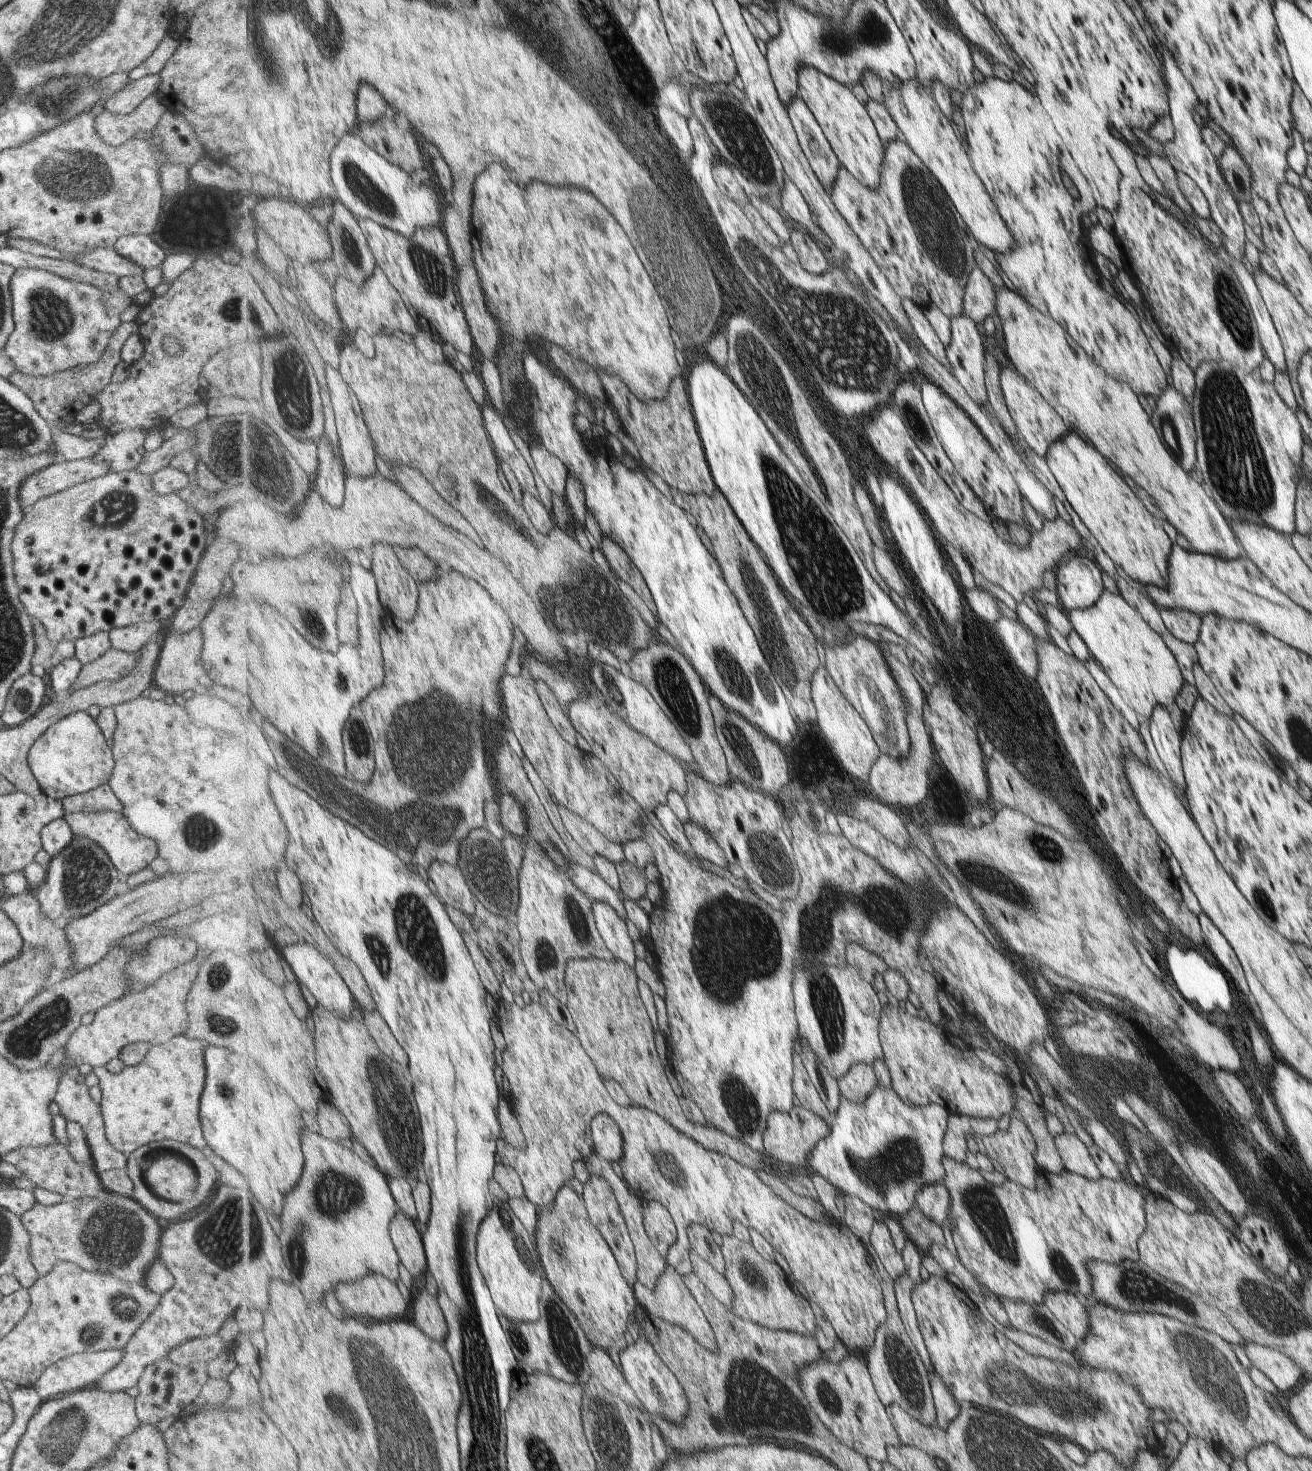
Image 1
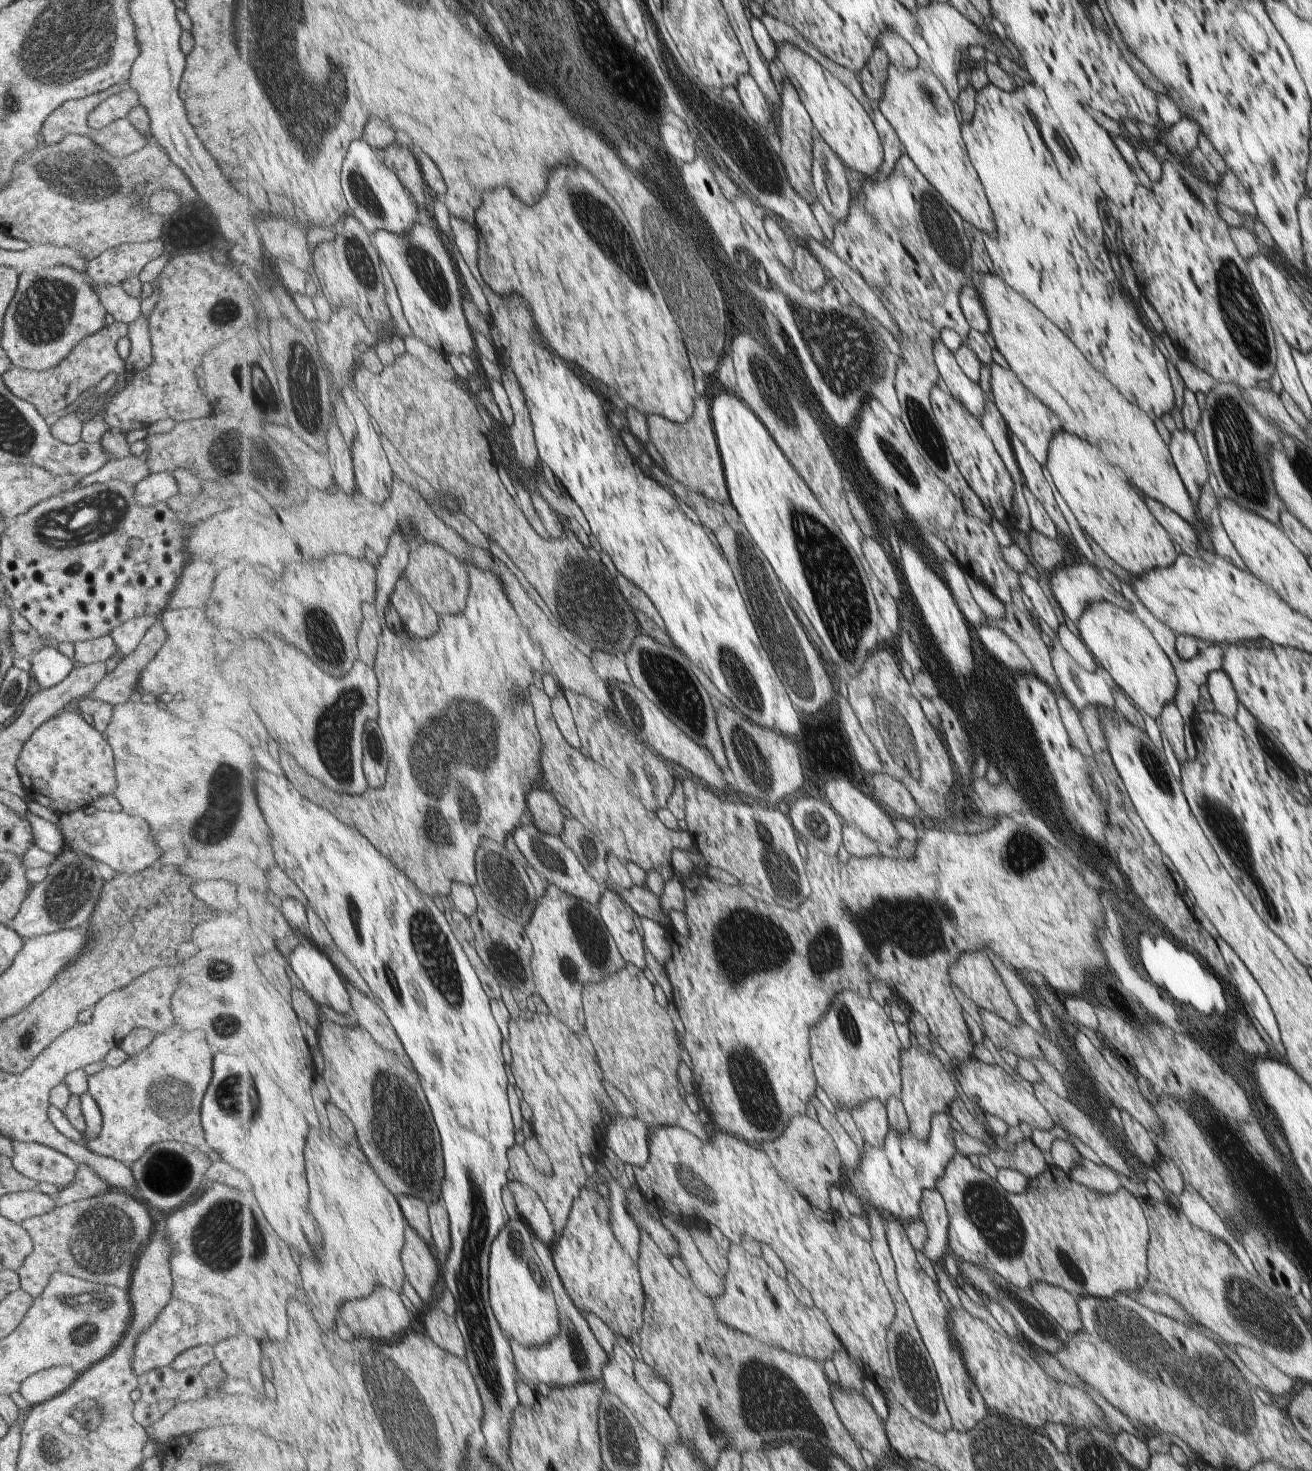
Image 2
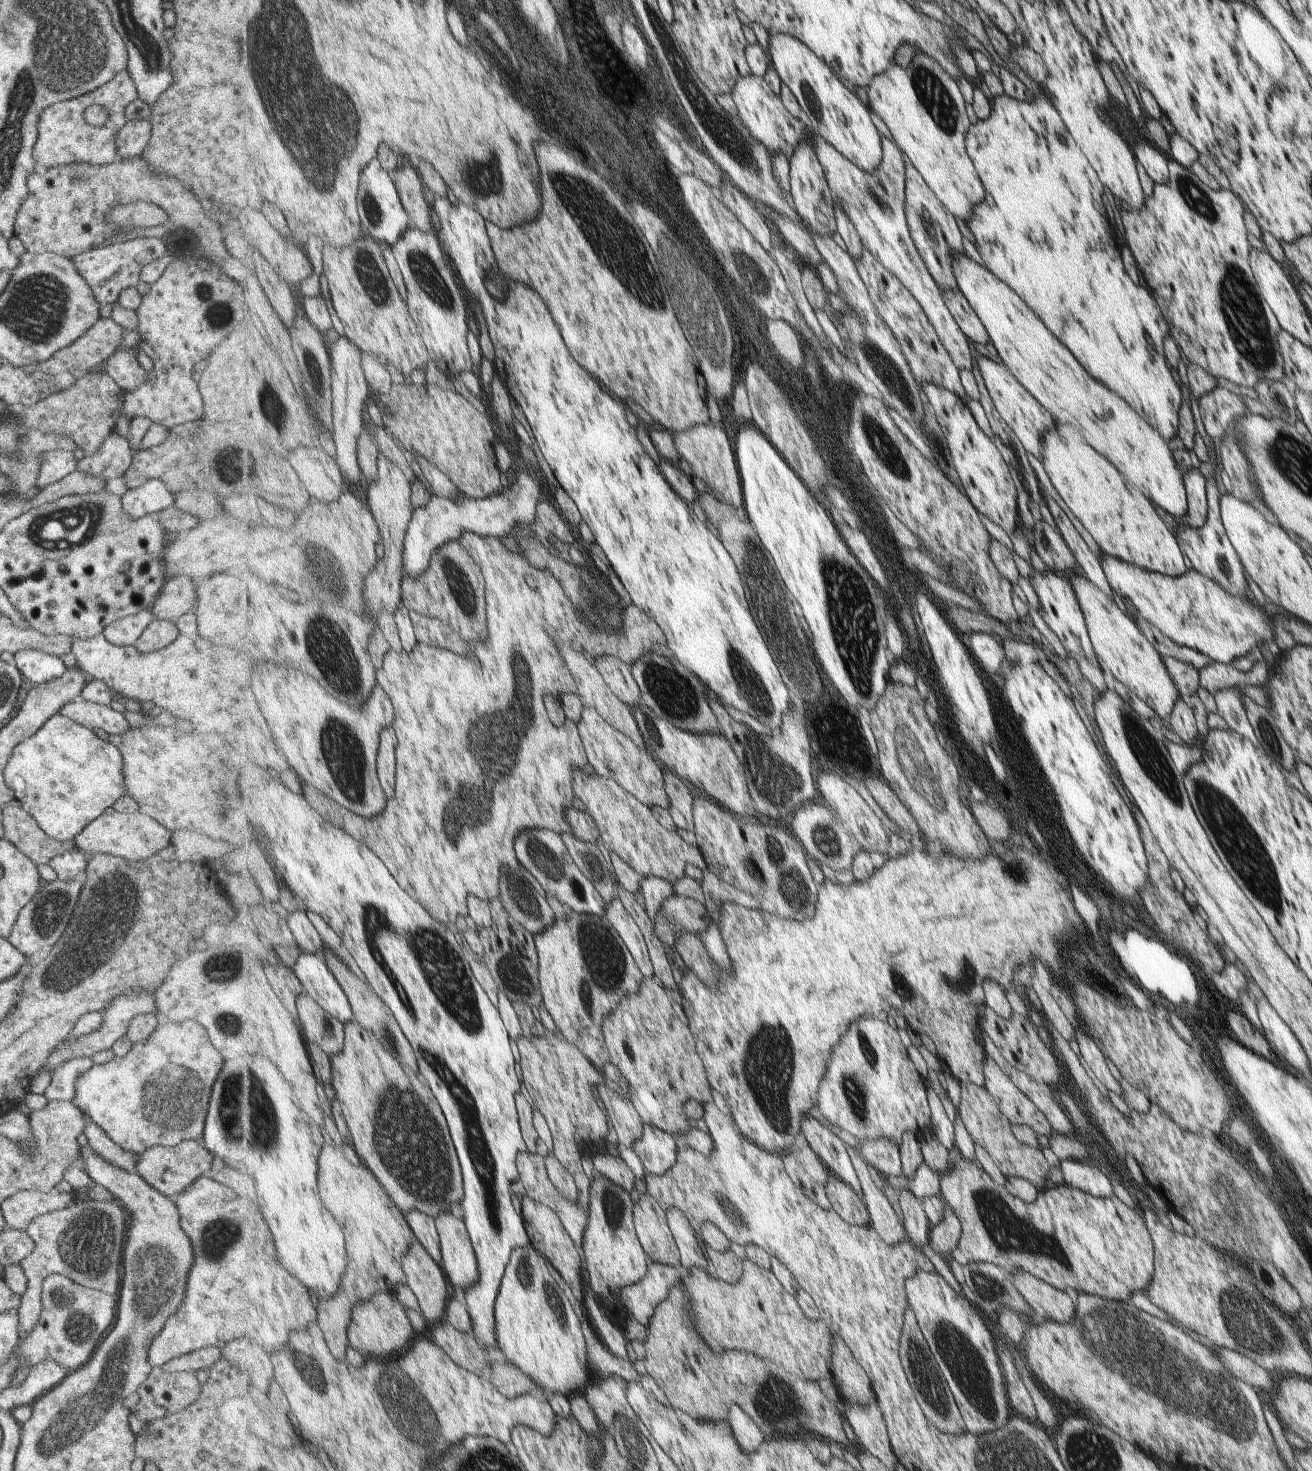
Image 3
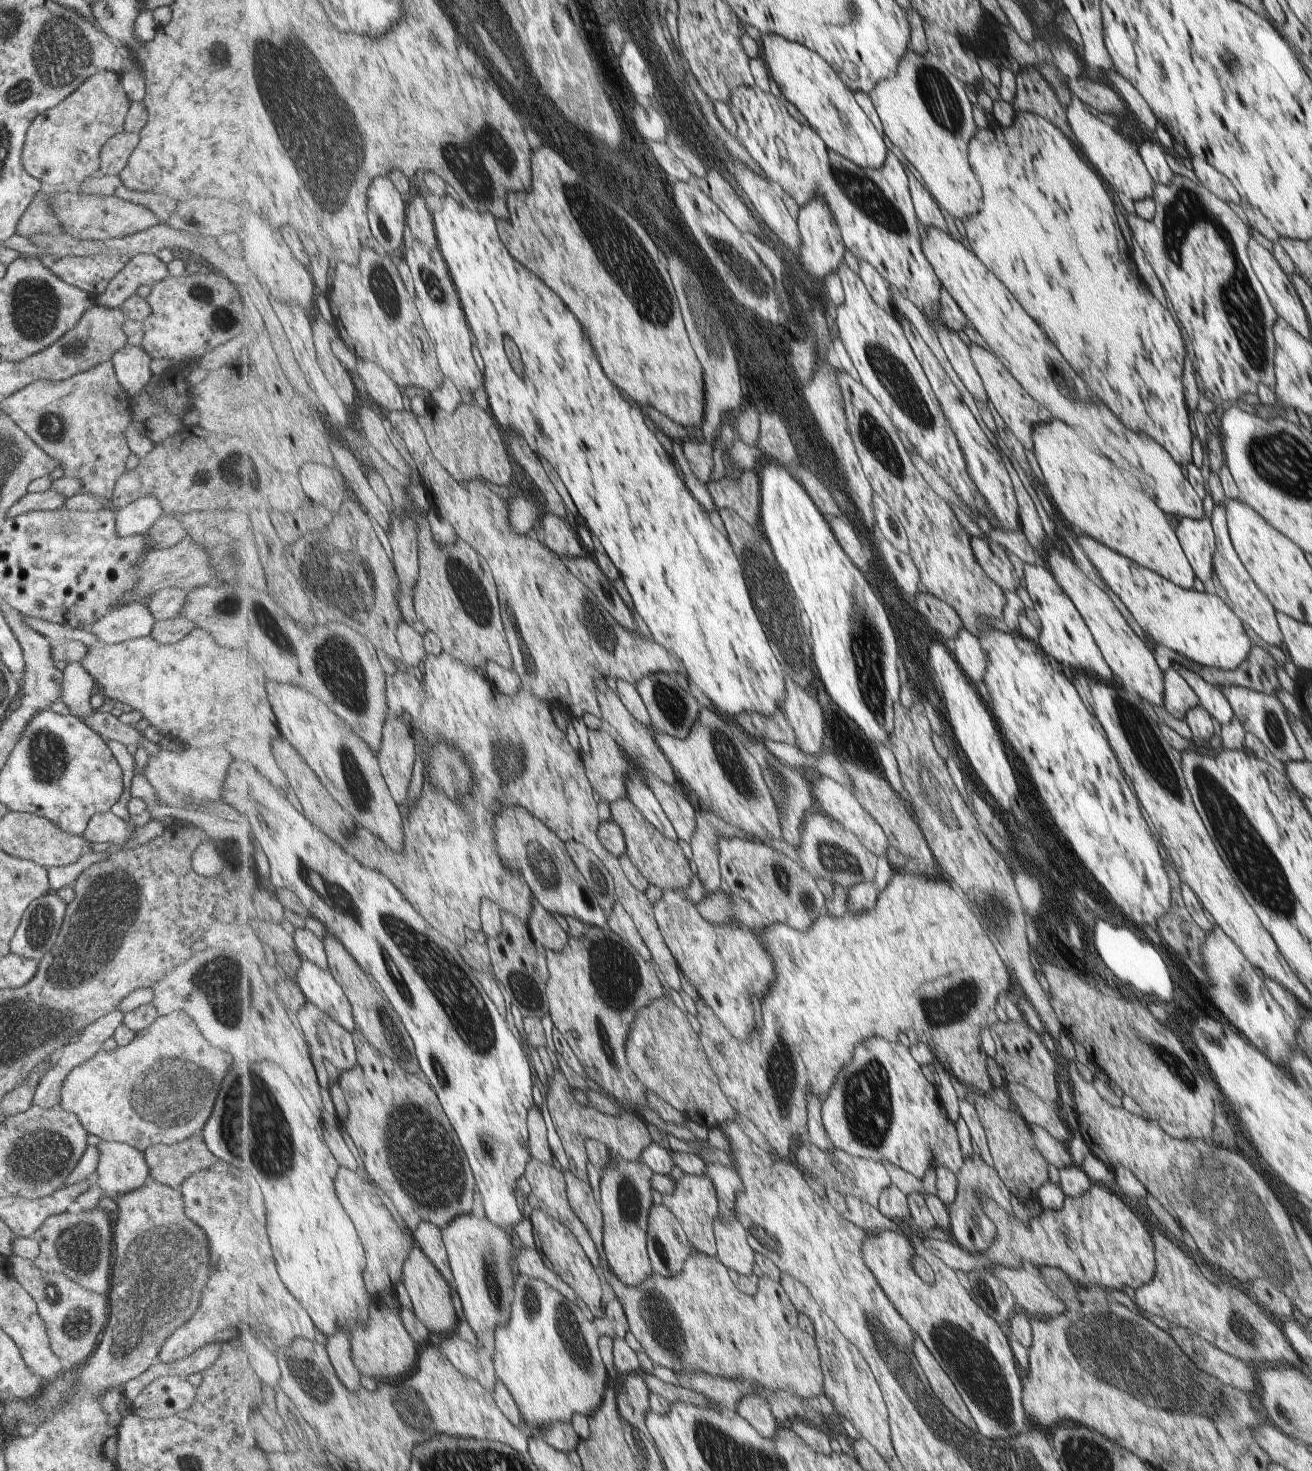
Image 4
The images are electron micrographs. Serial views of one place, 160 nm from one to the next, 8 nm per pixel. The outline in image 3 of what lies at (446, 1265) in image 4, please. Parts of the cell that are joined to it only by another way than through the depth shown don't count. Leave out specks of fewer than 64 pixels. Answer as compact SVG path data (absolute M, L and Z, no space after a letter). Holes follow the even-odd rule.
M413 1211L406 1218L414 1237L423 1243L429 1254L439 1264L443 1262L440 1234L436 1225L436 1218L421 1211Z

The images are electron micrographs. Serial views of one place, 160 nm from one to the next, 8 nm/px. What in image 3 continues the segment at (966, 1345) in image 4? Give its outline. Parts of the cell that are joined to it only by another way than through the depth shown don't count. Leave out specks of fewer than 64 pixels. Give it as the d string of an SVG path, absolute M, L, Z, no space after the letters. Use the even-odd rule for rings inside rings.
M935 1271L931 1273L917 1273L905 1283L905 1296L907 1306L910 1307L920 1328L921 1334L933 1355L936 1365L939 1367L943 1380L961 1413L966 1426L966 1432L974 1435L983 1435L986 1432L996 1431L1004 1426L1009 1420L1009 1406L1005 1398L1006 1388L1003 1388L1003 1377L999 1372L998 1356L995 1356L993 1338L987 1330L981 1314L963 1298L959 1292Z

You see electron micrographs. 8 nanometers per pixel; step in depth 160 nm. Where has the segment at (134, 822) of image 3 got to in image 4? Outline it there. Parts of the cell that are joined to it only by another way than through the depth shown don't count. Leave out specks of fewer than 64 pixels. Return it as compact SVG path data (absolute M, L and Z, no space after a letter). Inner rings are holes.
M110 810L89 817L82 838L91 842L112 842L111 848L123 844L132 834L135 826L126 824Z

